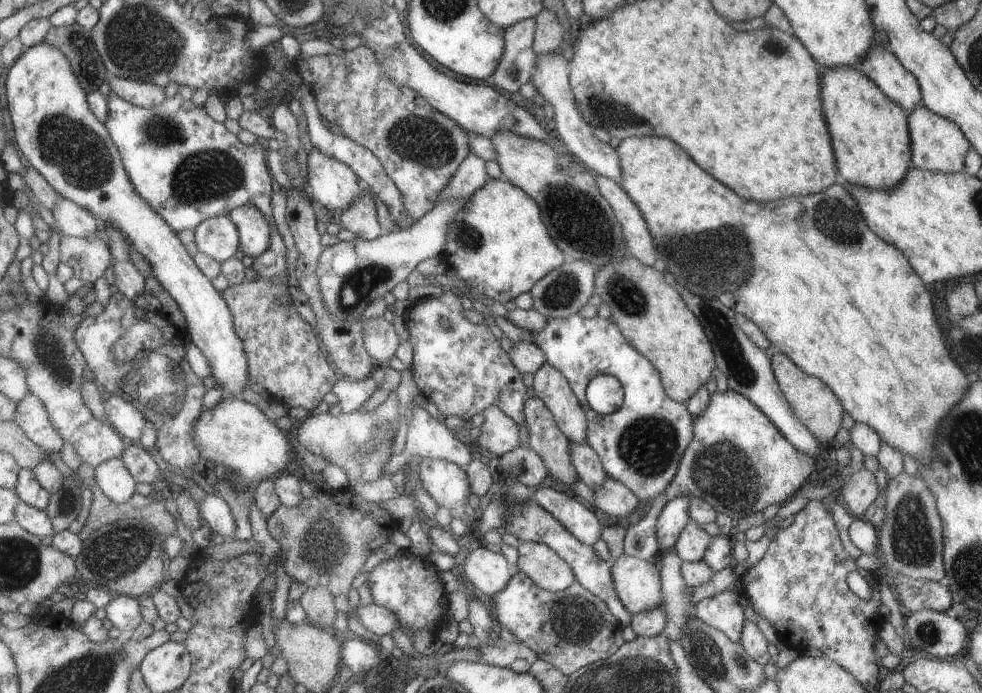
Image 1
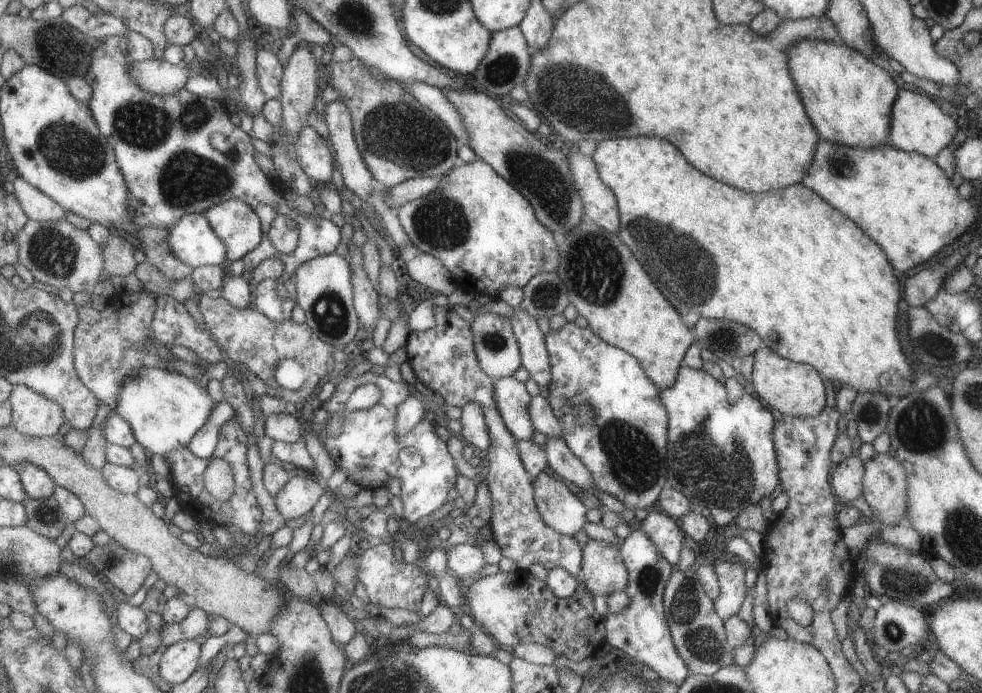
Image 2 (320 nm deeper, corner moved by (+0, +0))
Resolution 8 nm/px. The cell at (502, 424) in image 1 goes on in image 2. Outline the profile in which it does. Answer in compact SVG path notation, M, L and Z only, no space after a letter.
M465 403L460 410L461 441L474 447L476 451L486 450L489 437L480 407L477 403Z

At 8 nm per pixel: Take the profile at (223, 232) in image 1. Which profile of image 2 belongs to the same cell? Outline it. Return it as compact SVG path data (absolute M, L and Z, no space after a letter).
M201 213L183 215L168 230L166 241L173 256L192 269L203 265L220 265L226 259L223 243L211 230L209 223Z

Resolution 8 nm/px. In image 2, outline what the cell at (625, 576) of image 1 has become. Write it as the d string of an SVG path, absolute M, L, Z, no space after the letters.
M589 537L582 547L580 569L581 582L592 596L607 596L625 588L626 568L612 543Z

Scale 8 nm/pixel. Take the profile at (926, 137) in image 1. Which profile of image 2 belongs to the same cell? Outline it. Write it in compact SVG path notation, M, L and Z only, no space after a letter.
M898 89L895 95L895 100L890 108L889 124L888 137L886 138L887 145L894 146L905 152L916 152L933 160L939 150L951 143L955 132L959 128L955 121L945 114L944 110L939 109L937 99L929 99L923 94L904 89Z

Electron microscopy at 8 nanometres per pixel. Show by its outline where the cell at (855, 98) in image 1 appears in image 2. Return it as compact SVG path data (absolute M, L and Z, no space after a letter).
M799 39L796 43L793 43L786 52L786 63L789 69L789 76L792 78L793 84L798 92L800 101L805 106L805 112L814 126L814 129L818 132L820 138L834 142L835 144L842 144L848 147L857 147L860 149L866 149L871 147L878 147L886 144L886 138L889 132L889 121L890 121L890 108L895 100L898 88L895 85L891 76L881 69L879 66L873 64L871 59L859 52L857 49L851 48L845 44L831 44L824 40L811 40L811 39Z

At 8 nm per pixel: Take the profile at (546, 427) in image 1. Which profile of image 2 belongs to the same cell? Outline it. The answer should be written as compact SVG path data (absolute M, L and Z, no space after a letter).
M512 374L494 378L492 395L494 407L498 410L505 428L517 441L531 440L534 428L527 410L530 396L523 383L513 378Z

